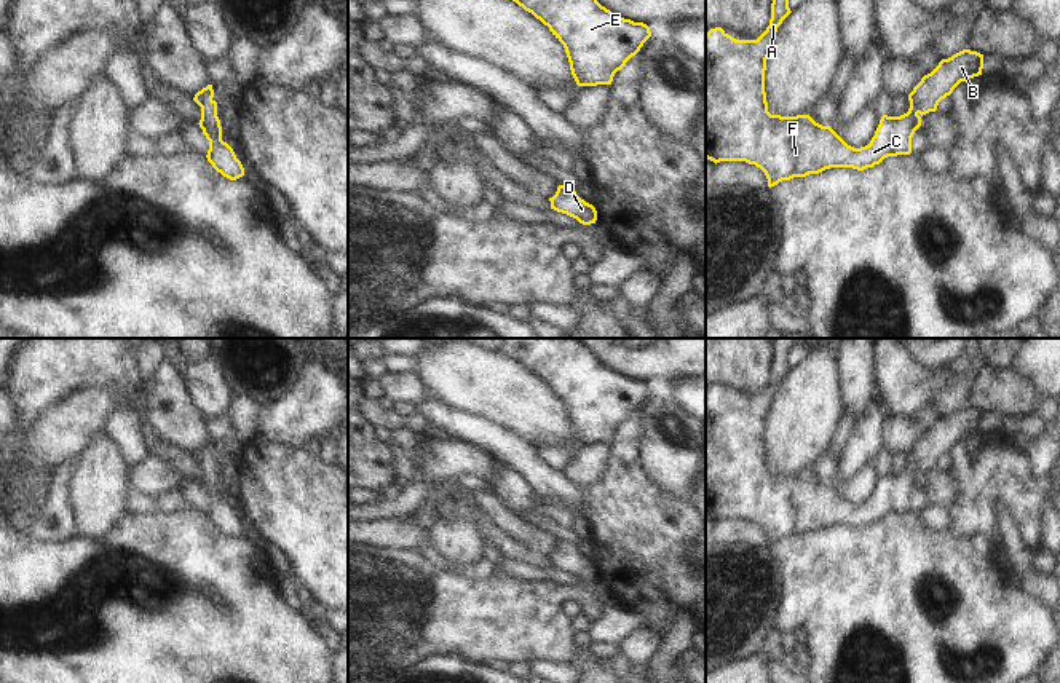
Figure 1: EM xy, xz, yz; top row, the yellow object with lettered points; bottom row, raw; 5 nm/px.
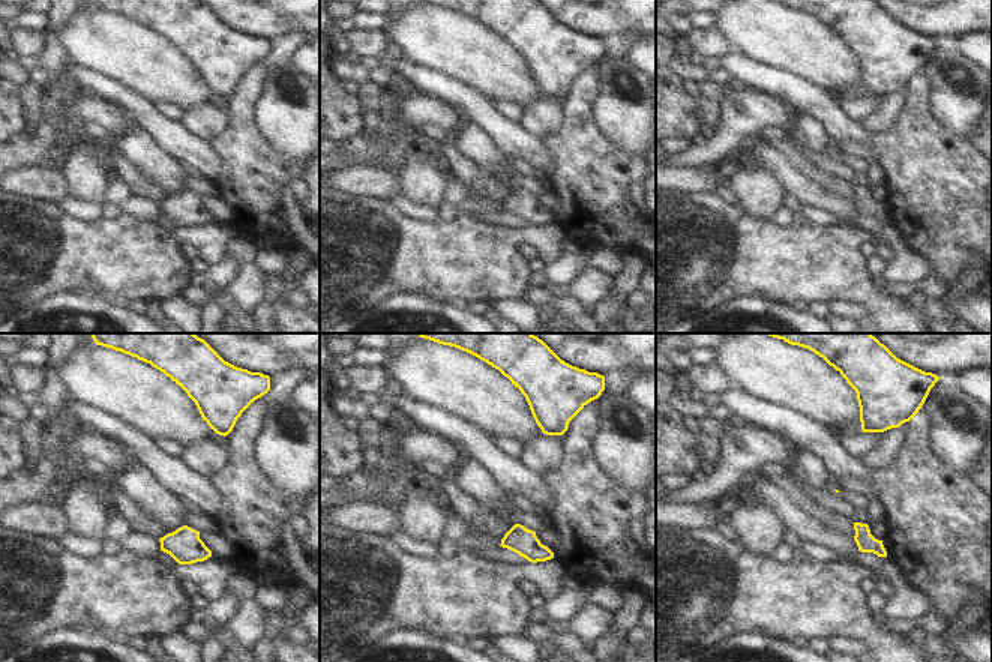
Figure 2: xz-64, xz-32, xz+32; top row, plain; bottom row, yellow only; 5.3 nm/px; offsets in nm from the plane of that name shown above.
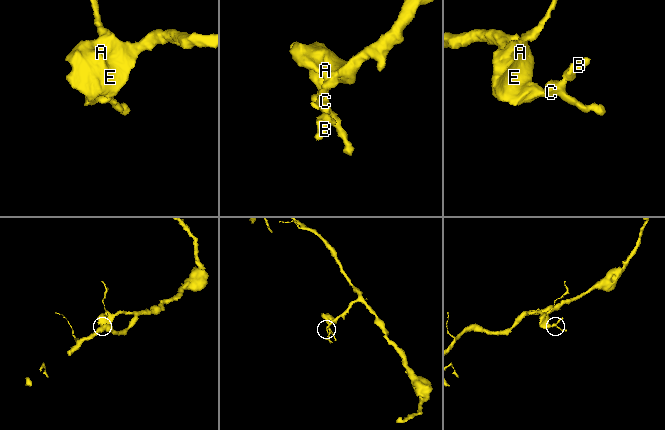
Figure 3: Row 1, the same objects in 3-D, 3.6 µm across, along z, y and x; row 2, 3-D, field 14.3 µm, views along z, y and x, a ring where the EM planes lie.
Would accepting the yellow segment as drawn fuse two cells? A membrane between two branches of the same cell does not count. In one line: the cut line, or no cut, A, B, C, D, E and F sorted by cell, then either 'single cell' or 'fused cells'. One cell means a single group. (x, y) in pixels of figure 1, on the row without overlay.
cut none; groups A B C D E F; single cell

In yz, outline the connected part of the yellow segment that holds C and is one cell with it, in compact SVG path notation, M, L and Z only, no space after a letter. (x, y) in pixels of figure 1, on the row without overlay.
M774 338L771 377L757 397L736 397L722 385L706 391L706 515L720 519L746 519L760 525L768 544L793 535L819 531L830 525L852 525L864 528L880 522L888 514L910 512L912 495L921 484L921 474L935 469L942 456L969 436L982 432L983 412L963 407L939 423L908 452L910 466L900 474L883 472L870 501L860 506L848 503L830 484L816 480L809 472L781 474L768 469L765 450L765 428L777 385L792 370L790 349L805 342L822 338Z

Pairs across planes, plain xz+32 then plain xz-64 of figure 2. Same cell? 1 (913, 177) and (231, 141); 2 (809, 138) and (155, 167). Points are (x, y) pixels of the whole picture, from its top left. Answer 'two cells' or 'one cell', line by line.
1: one cell
2: one cell

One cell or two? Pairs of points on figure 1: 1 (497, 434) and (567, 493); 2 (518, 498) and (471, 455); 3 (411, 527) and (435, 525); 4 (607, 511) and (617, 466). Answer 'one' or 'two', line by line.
1: one
2: two
3: two
4: one

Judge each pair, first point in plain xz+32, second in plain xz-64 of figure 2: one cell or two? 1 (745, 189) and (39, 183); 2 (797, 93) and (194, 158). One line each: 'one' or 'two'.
1: two
2: one

